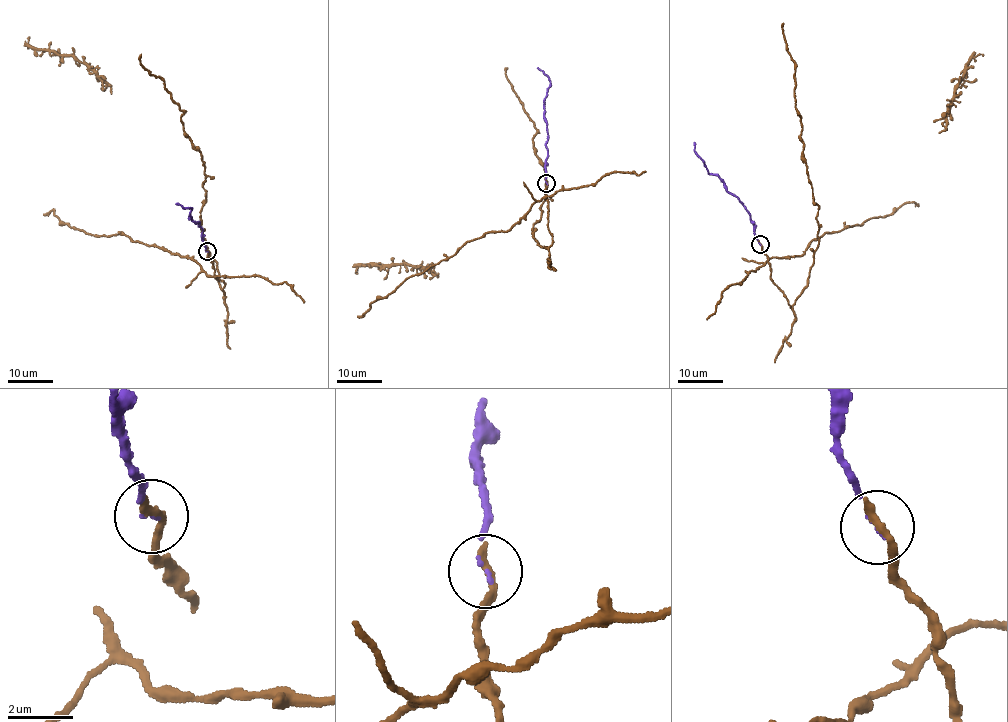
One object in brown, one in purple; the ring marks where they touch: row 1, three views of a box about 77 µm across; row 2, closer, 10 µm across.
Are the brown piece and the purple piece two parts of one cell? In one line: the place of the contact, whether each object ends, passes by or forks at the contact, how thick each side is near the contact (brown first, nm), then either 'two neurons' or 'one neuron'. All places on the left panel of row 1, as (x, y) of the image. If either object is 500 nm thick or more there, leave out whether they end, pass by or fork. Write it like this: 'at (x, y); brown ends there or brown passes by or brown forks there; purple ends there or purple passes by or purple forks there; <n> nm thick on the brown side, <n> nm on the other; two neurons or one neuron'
at (207, 251); brown ends there; purple ends there; 300 nm thick on the brown side, 80 nm on the other; one neuron

